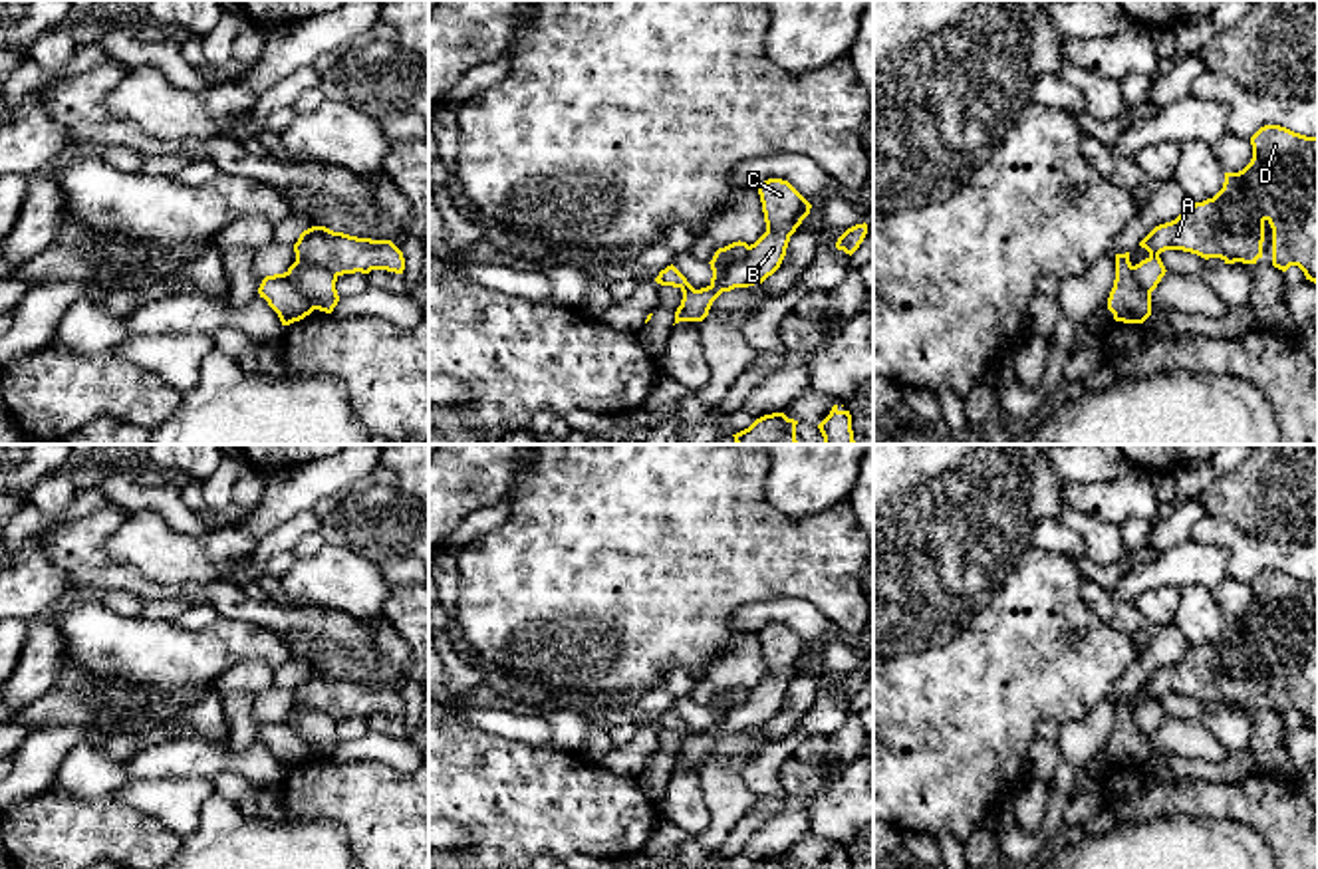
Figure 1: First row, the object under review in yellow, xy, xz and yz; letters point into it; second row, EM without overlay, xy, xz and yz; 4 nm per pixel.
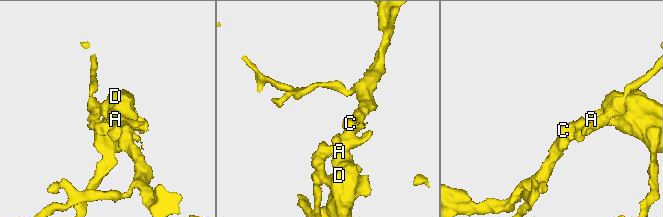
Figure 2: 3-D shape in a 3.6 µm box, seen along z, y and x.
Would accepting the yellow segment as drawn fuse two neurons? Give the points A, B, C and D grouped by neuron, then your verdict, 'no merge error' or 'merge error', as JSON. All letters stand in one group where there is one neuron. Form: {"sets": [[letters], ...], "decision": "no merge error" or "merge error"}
{"sets": [["A", "C", "D"], ["B"]], "decision": "merge error"}

